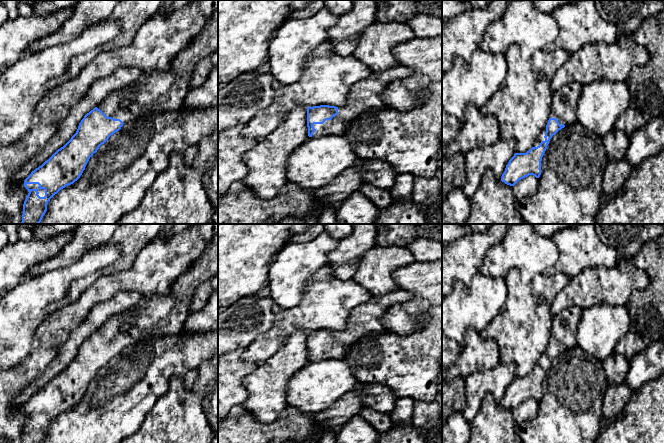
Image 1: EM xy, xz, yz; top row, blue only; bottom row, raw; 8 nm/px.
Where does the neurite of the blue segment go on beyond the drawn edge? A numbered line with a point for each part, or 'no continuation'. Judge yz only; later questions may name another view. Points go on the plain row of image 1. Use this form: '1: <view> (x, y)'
1: yz (540, 362)

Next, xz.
1: xz (365, 318)

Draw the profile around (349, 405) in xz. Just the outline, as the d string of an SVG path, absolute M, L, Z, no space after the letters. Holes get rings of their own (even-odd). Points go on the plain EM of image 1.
M358 383L354 390L347 392L337 402L324 411L311 414L315 423L321 427L340 427L346 424L365 405L362 403L359 392L365 388L367 383Z

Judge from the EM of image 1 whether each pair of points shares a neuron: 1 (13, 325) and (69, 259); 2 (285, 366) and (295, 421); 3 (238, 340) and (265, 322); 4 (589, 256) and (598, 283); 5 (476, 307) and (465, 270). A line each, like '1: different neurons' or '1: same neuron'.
1: different neurons
2: different neurons
3: same neuron
4: different neurons
5: different neurons

